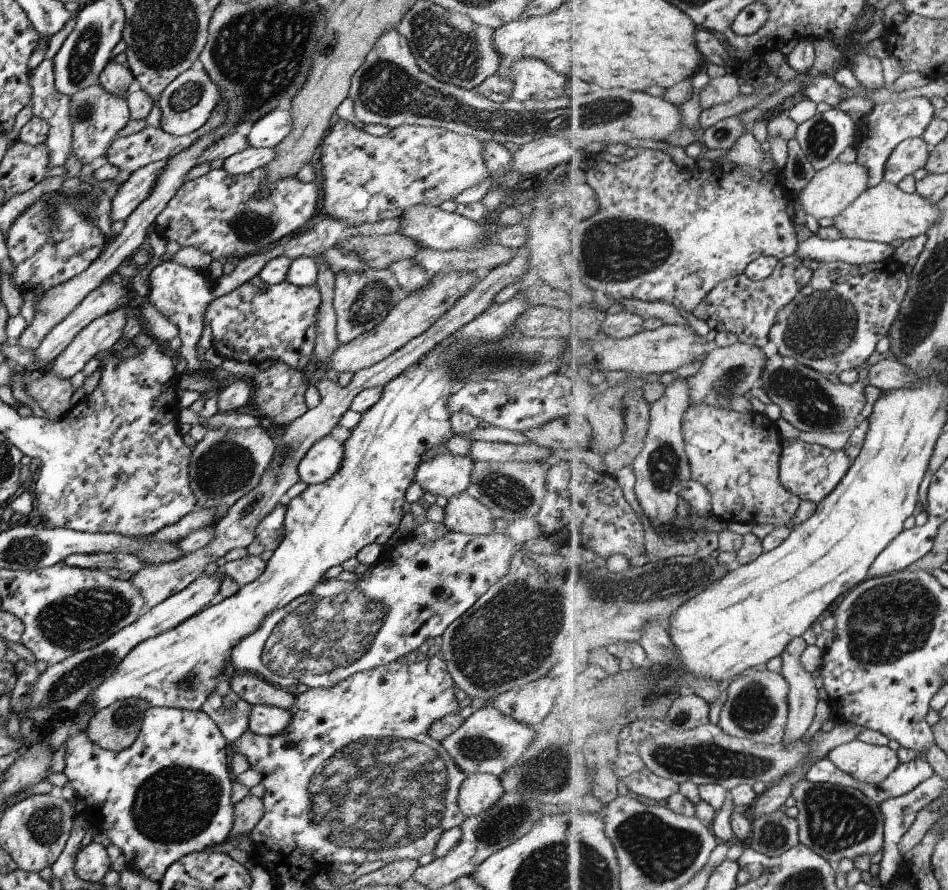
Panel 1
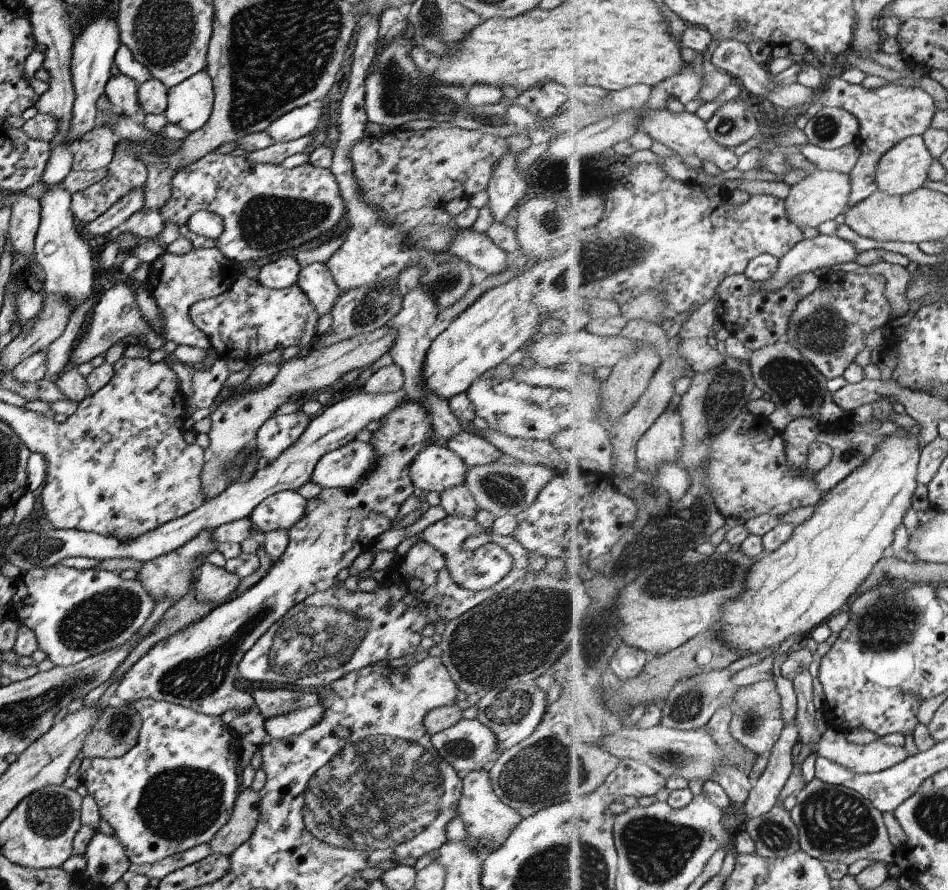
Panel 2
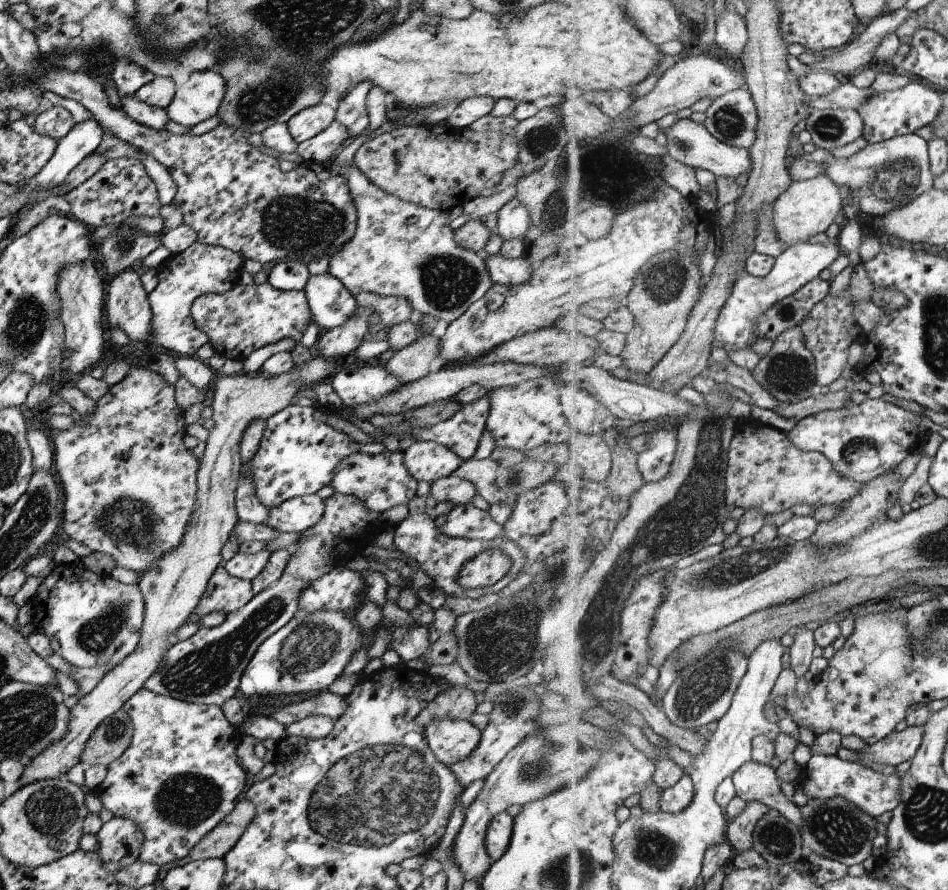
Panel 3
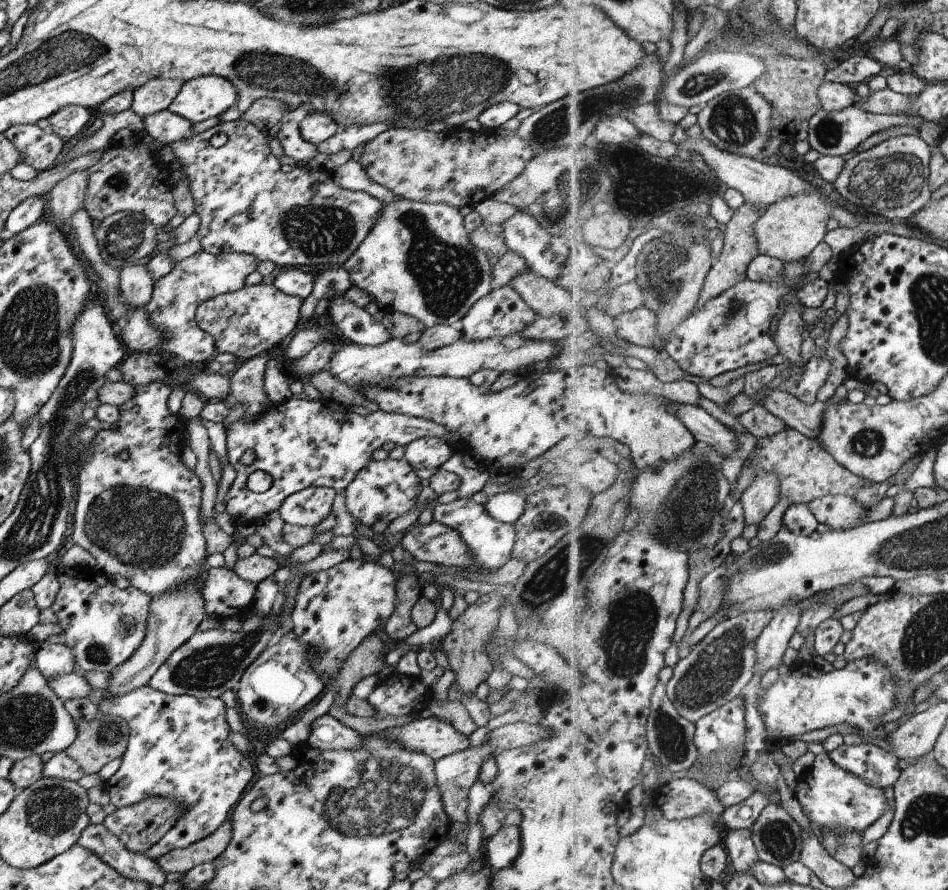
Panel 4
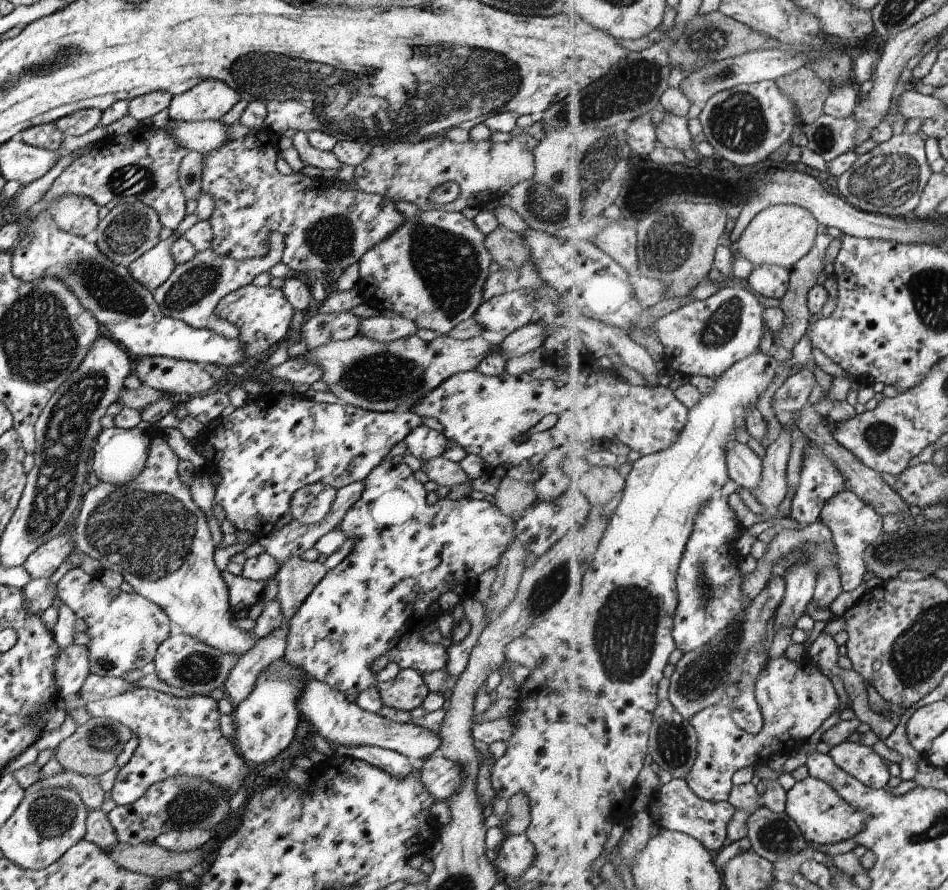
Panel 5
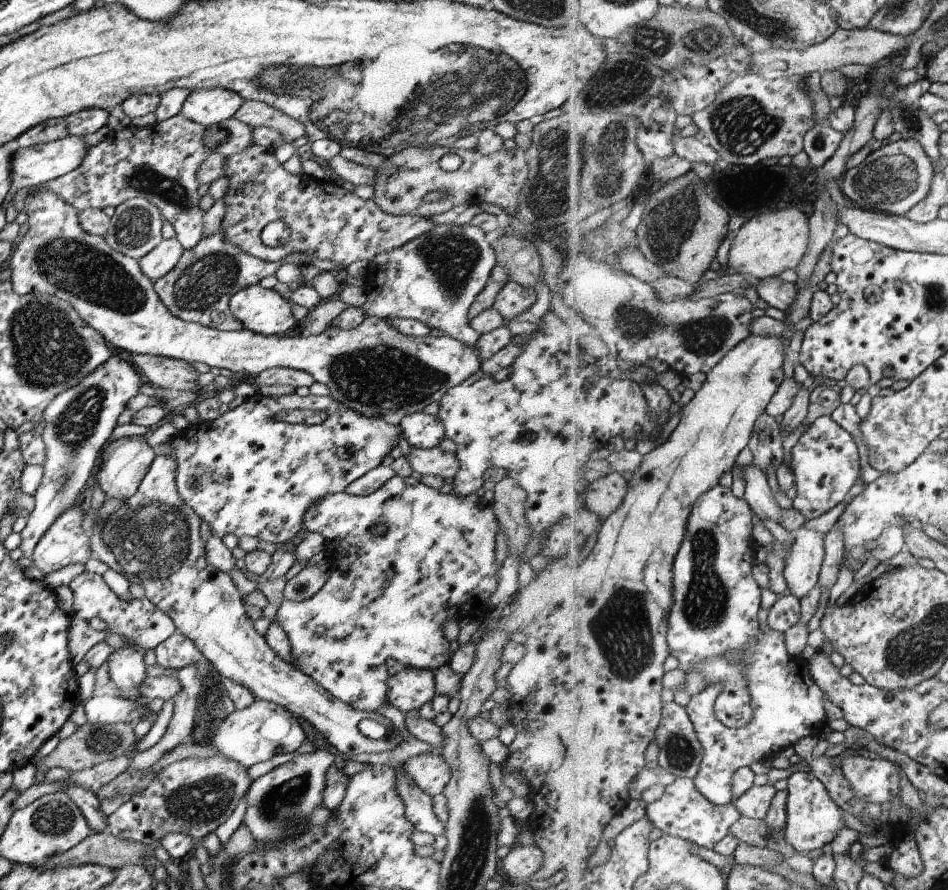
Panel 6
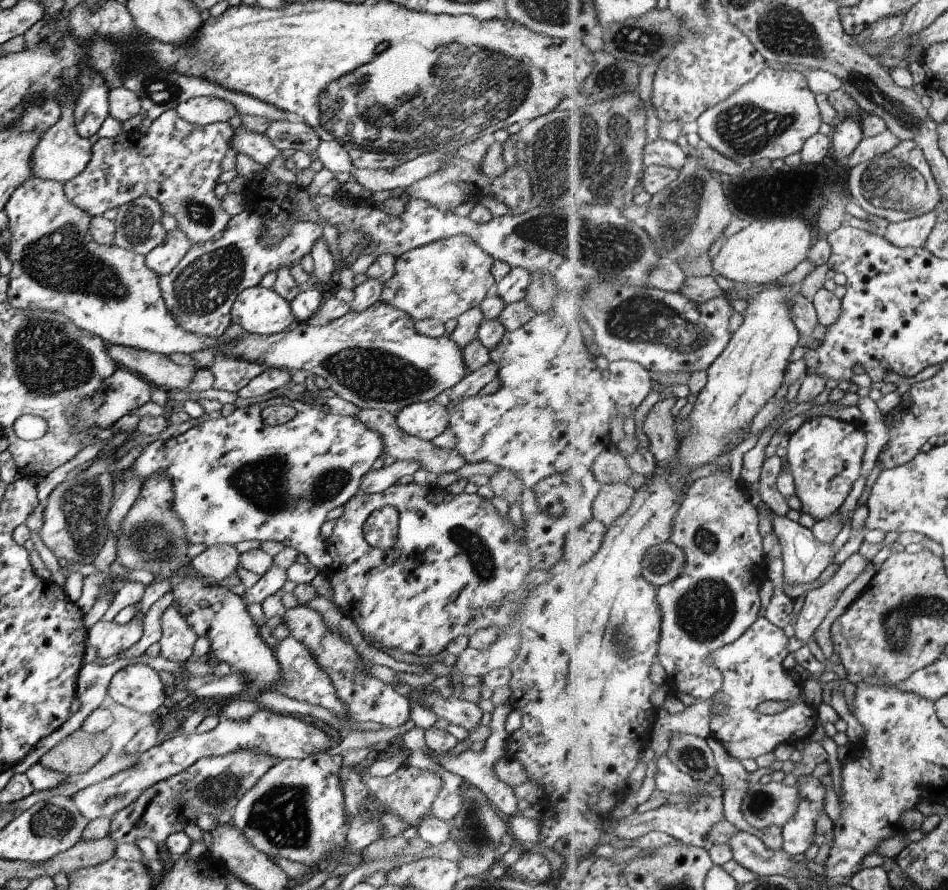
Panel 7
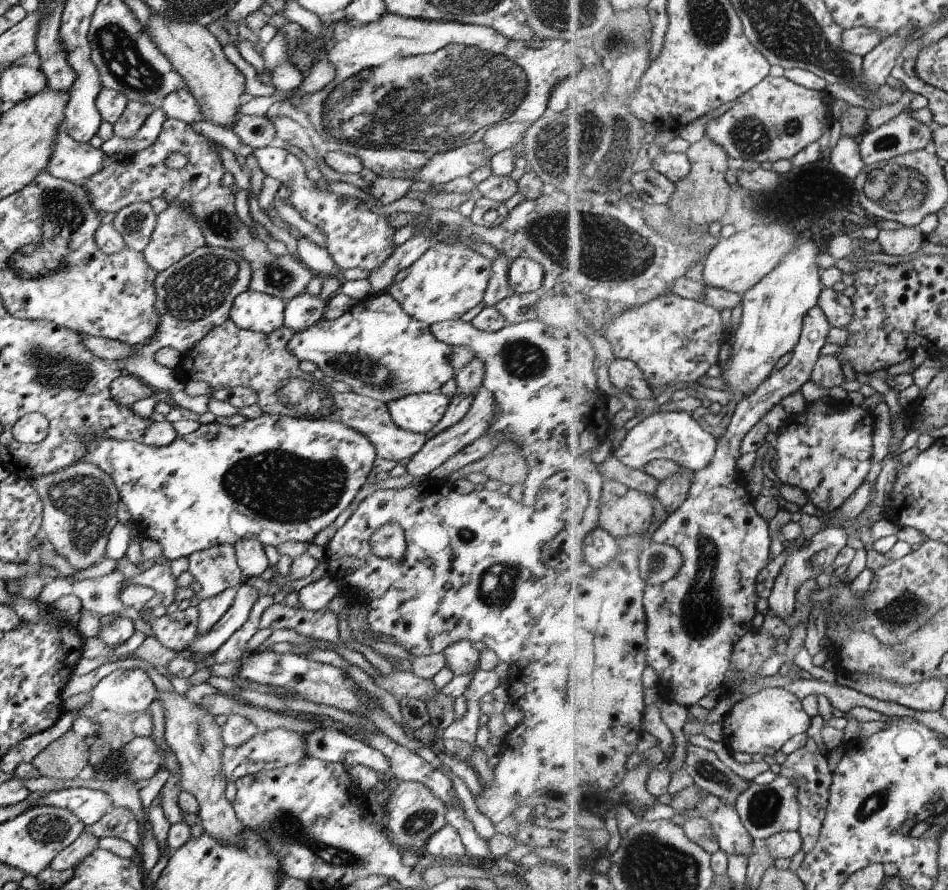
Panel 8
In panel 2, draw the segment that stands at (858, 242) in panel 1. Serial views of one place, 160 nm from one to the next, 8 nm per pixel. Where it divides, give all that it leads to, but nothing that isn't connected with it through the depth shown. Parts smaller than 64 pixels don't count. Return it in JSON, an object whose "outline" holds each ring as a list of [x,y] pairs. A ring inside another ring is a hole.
{"outline":[[[817,235],[812,239],[803,239],[796,247],[793,247],[780,260],[780,267],[775,276],[762,287],[780,289],[796,276],[812,273],[821,268],[853,267],[853,260],[857,260],[860,252],[857,252],[855,244],[835,235]]]}

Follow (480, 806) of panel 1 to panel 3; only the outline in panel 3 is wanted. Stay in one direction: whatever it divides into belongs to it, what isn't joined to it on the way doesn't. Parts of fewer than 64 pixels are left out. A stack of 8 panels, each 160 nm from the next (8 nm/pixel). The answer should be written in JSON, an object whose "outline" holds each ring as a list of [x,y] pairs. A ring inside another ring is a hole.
{"outline":[[[501,811],[490,818],[484,836],[484,845],[490,862],[500,858],[510,841],[514,820]]]}

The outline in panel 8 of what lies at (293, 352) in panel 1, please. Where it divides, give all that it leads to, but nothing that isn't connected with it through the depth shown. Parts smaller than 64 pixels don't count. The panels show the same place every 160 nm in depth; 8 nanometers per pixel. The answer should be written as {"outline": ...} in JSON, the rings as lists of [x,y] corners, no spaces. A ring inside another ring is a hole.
{"outline":[[[245,290],[232,301],[228,319],[239,329],[267,334],[283,327],[284,302],[253,290]]]}

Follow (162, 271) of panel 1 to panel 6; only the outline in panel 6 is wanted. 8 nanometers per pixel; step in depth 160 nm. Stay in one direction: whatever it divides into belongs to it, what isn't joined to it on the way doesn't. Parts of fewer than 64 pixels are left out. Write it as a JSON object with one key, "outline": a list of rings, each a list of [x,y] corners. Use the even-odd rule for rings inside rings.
{"outline":[[[219,228],[214,235],[203,237],[193,248],[182,251],[177,264],[152,283],[152,287],[161,304],[173,316],[220,331],[238,331],[242,324],[229,312],[229,297],[242,288],[257,285],[262,278],[274,276],[278,266],[285,262],[297,265],[313,264],[321,272],[337,268],[336,264],[327,260],[311,259],[302,253],[292,253],[277,263],[252,257],[226,243]]]}

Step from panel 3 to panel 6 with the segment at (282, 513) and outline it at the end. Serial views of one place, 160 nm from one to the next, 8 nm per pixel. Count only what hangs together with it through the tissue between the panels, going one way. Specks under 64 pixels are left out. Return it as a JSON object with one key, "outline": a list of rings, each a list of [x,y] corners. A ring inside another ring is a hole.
{"outline":[[[393,475],[388,478],[376,491],[368,494],[349,495],[345,491],[331,493],[318,498],[315,503],[307,506],[302,516],[303,532],[317,532],[324,538],[323,546],[333,546],[333,550],[345,552],[339,560],[339,568],[331,571],[331,576],[326,578],[325,584],[308,599],[301,601],[289,601],[283,599],[277,609],[274,620],[283,629],[290,646],[290,660],[292,665],[303,674],[310,676],[318,685],[321,685],[331,696],[338,698],[341,702],[352,706],[354,709],[363,712],[378,712],[378,708],[383,703],[387,703],[387,666],[385,660],[394,660],[396,664],[405,667],[416,667],[419,669],[439,668],[449,664],[449,642],[442,632],[441,623],[447,618],[461,619],[465,616],[476,616],[482,621],[489,612],[491,605],[489,596],[493,594],[497,584],[497,570],[493,565],[494,558],[494,538],[499,530],[492,503],[483,497],[477,497],[475,493],[469,496],[458,497],[452,494],[441,494],[431,487],[424,485],[420,480],[416,481],[412,477],[399,477]],[[376,525],[384,525],[386,531],[380,535],[372,535],[369,529]]]}

